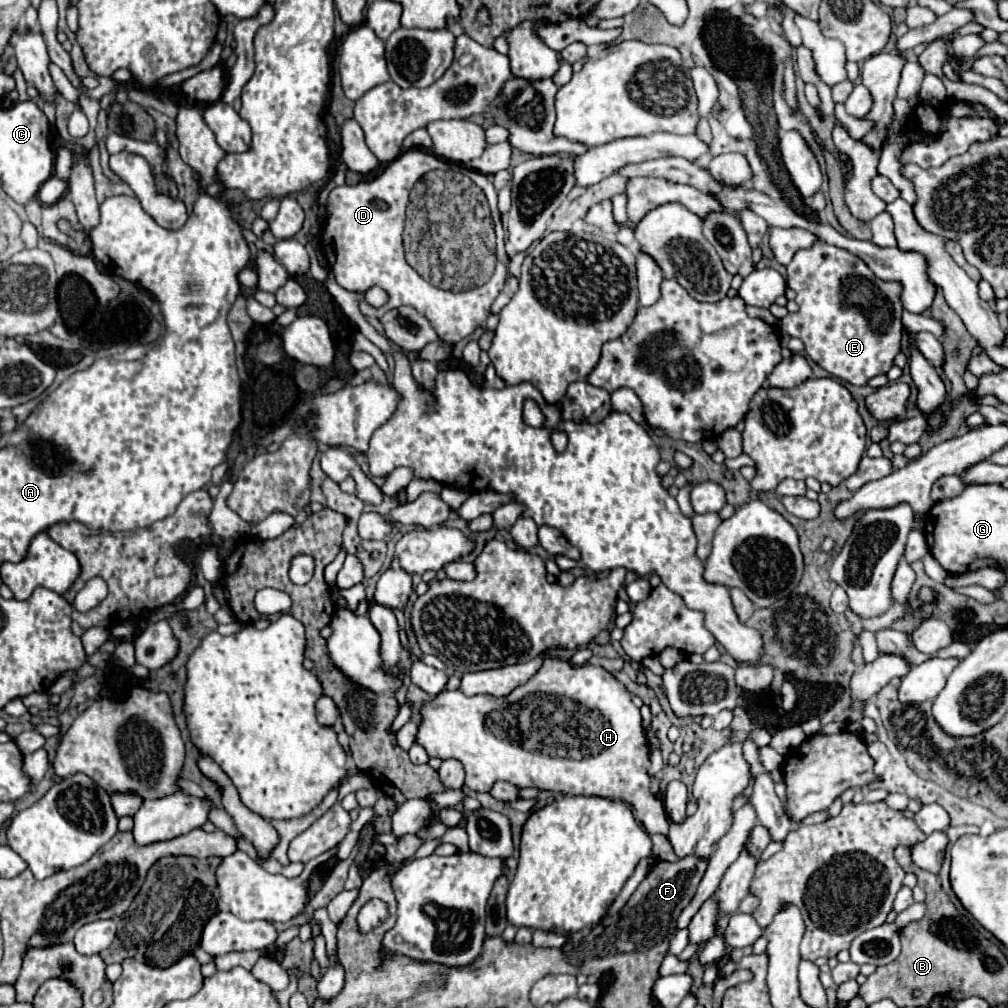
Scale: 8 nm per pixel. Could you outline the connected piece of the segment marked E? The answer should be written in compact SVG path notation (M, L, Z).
M817 241L811 249L799 251L799 253L793 257L791 265L787 265L787 287L791 287L791 289L797 293L795 303L799 305L799 311L797 311L797 313L789 313L785 319L781 319L781 329L787 331L791 337L801 339L803 345L805 345L805 353L807 353L807 355L811 357L811 361L815 361L821 369L825 369L827 373L831 373L831 375L835 375L835 377L851 383L851 385L867 385L869 379L873 379L873 377L877 377L877 375L885 375L885 373L895 365L893 361L895 361L895 355L901 351L901 335L903 335L903 325L901 325L903 305L901 305L901 301L899 301L899 285L887 283L887 281L875 277L875 275L871 273L871 269L867 269L865 261L859 259L859 257L855 257L855 255L849 253L847 249L829 245L829 243L825 243L825 241Z

